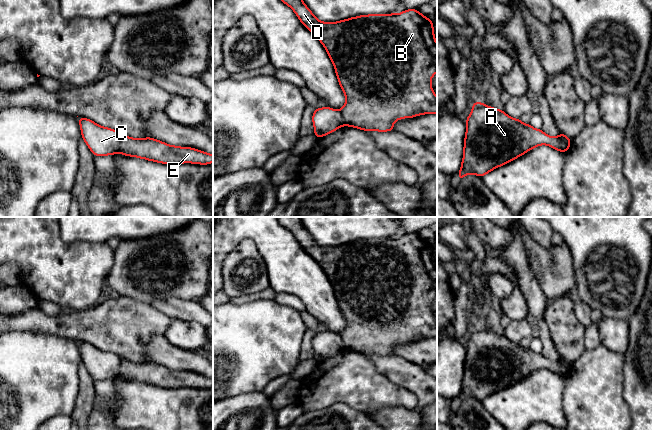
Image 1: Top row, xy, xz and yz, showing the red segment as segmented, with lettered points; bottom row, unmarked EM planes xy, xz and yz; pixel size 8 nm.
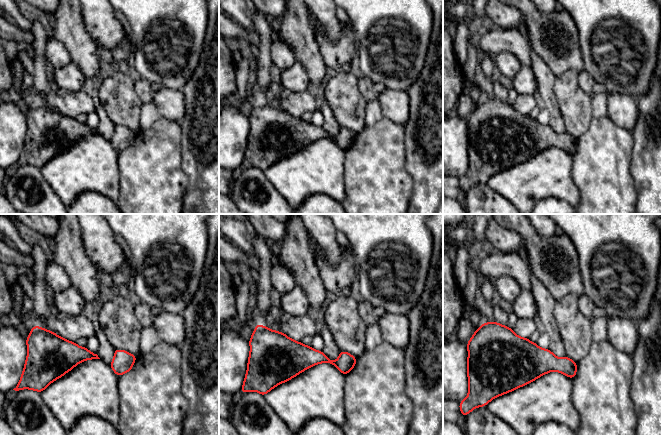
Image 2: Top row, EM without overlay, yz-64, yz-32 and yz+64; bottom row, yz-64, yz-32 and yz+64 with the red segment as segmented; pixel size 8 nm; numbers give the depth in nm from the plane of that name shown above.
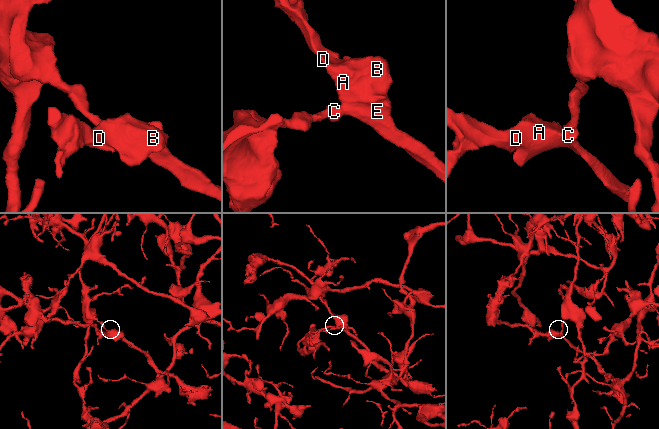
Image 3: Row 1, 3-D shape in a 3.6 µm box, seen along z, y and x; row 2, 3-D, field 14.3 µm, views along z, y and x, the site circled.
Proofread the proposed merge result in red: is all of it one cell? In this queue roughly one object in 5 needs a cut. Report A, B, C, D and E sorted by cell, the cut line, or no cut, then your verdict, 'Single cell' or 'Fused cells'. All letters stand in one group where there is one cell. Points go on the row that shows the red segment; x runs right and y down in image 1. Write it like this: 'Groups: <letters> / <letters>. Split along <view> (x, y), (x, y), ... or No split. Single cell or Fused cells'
Groups: A B D E / C. Split along xy (122, 136), (117, 151). Fused cells

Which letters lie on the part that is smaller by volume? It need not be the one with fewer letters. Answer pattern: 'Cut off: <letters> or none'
Cut off: A, B, D, E

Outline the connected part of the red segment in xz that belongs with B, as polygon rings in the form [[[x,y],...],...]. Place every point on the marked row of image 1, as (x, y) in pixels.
[[[281,0],[297,15],[301,23],[322,43],[326,49],[345,94],[346,102],[340,110],[344,125],[364,131],[393,131],[393,124],[403,118],[423,114],[437,114],[437,96],[431,79],[437,72],[437,43],[433,21],[418,10],[404,10],[400,14],[370,14],[351,17],[337,22],[319,21],[303,0]]]

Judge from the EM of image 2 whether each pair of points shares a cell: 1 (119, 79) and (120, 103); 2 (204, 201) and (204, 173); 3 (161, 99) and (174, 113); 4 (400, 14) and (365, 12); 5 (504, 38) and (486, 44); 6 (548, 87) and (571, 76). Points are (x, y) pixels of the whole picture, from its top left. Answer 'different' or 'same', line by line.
1: same
2: same
3: same
4: same
5: same
6: different

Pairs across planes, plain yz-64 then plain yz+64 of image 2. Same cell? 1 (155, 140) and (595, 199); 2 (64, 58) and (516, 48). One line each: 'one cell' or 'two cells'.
1: one cell
2: two cells

